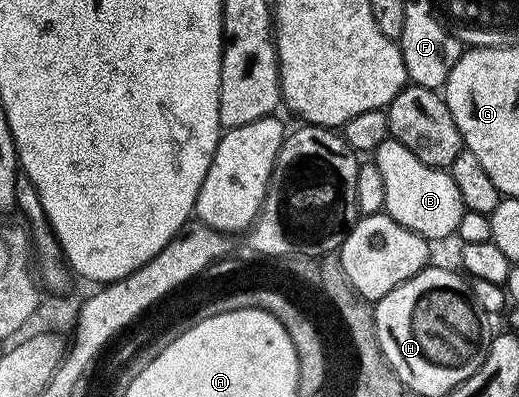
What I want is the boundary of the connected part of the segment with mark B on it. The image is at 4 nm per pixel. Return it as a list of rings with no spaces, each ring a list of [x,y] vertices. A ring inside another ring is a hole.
[[[391,138],[376,148],[374,162],[382,174],[382,186],[386,190],[386,215],[429,242],[456,236],[456,227],[458,222],[462,222],[462,214],[466,209],[462,194],[458,194],[458,186],[454,186],[451,171],[426,166],[426,162],[414,158],[414,154],[410,154],[402,142]]]

